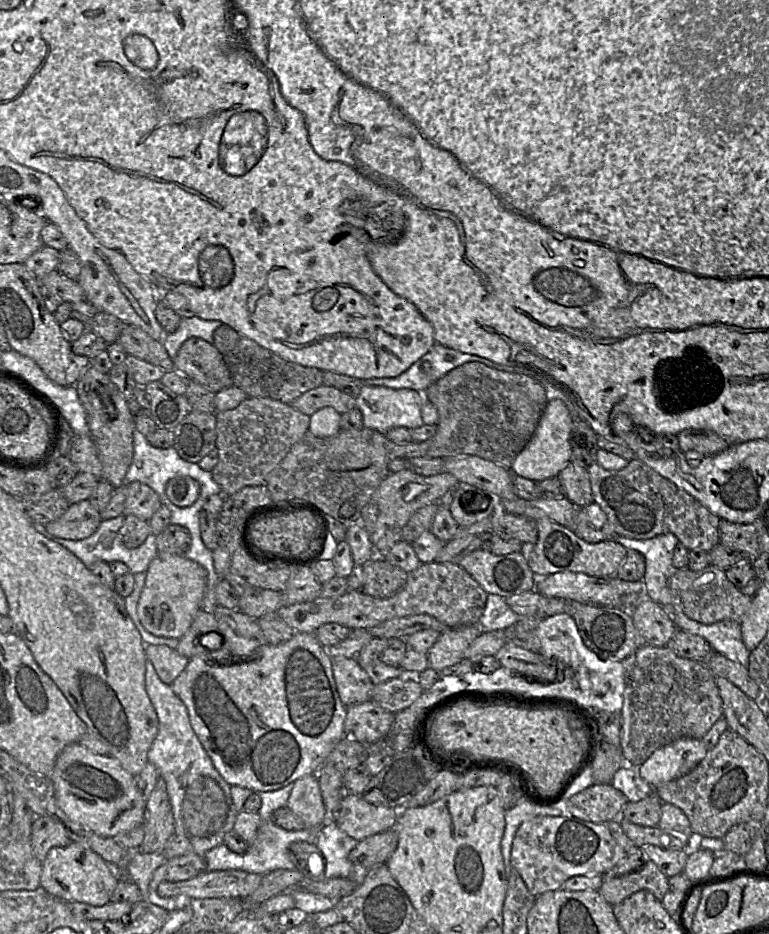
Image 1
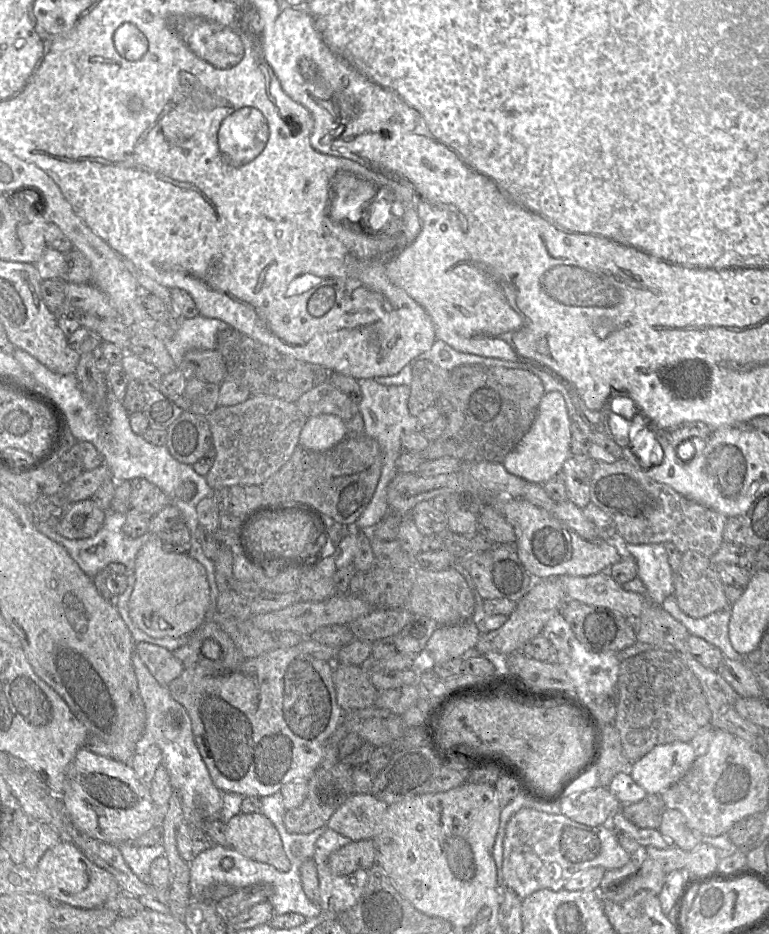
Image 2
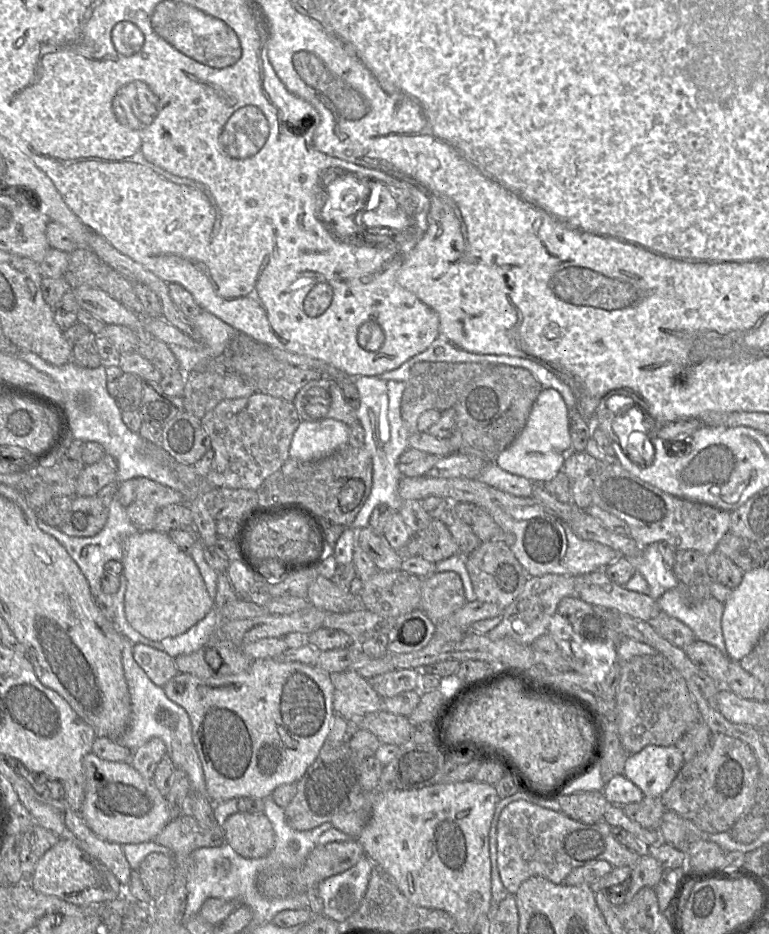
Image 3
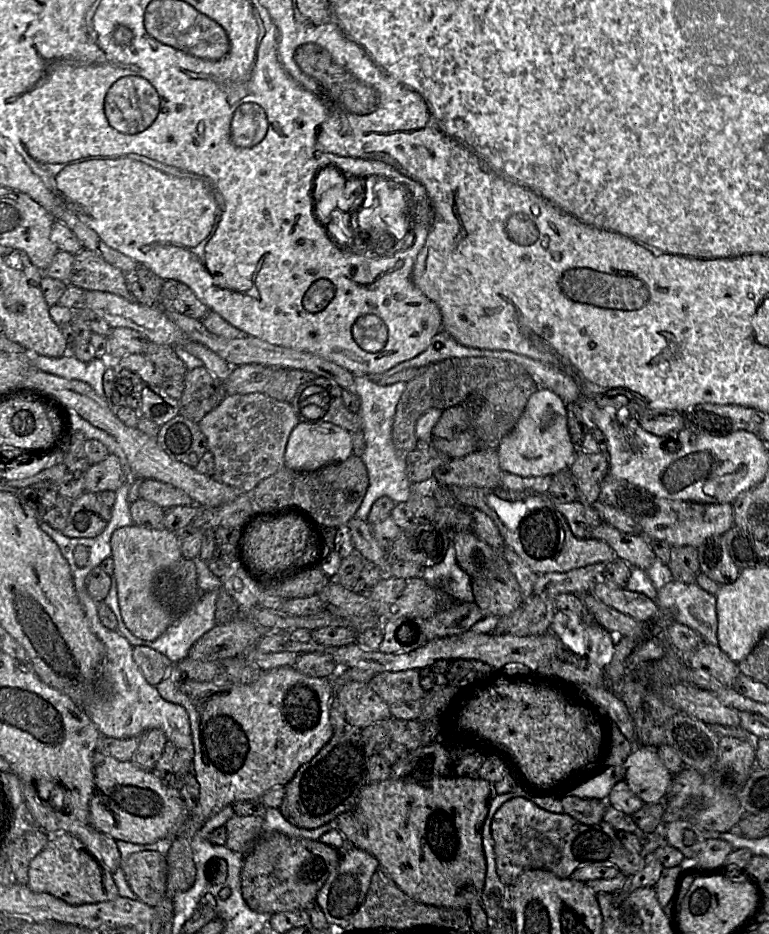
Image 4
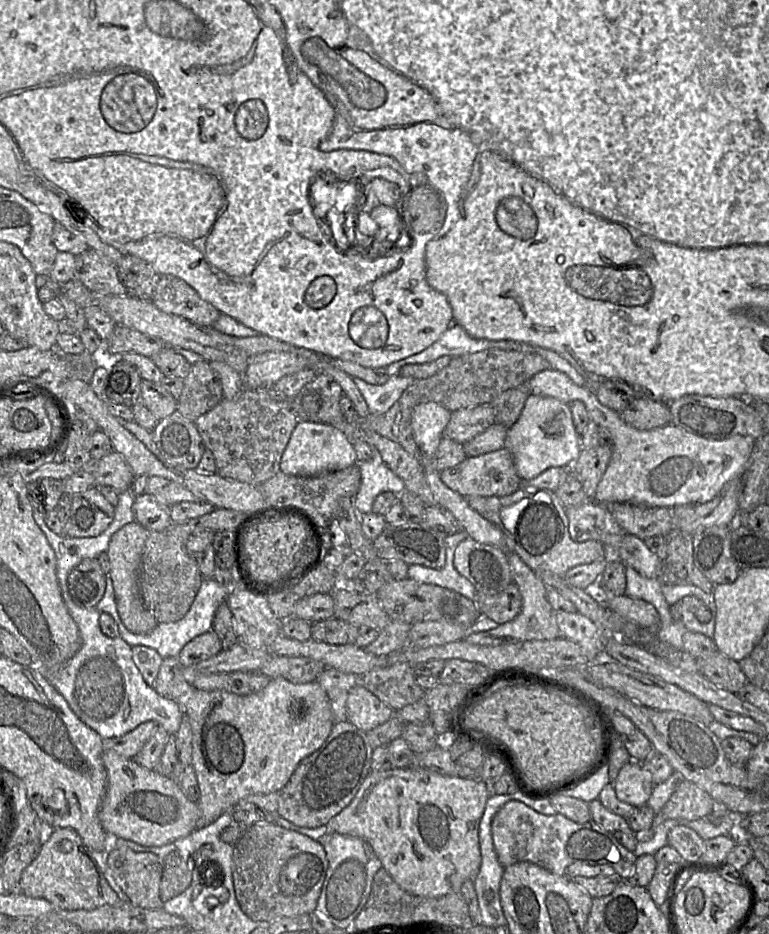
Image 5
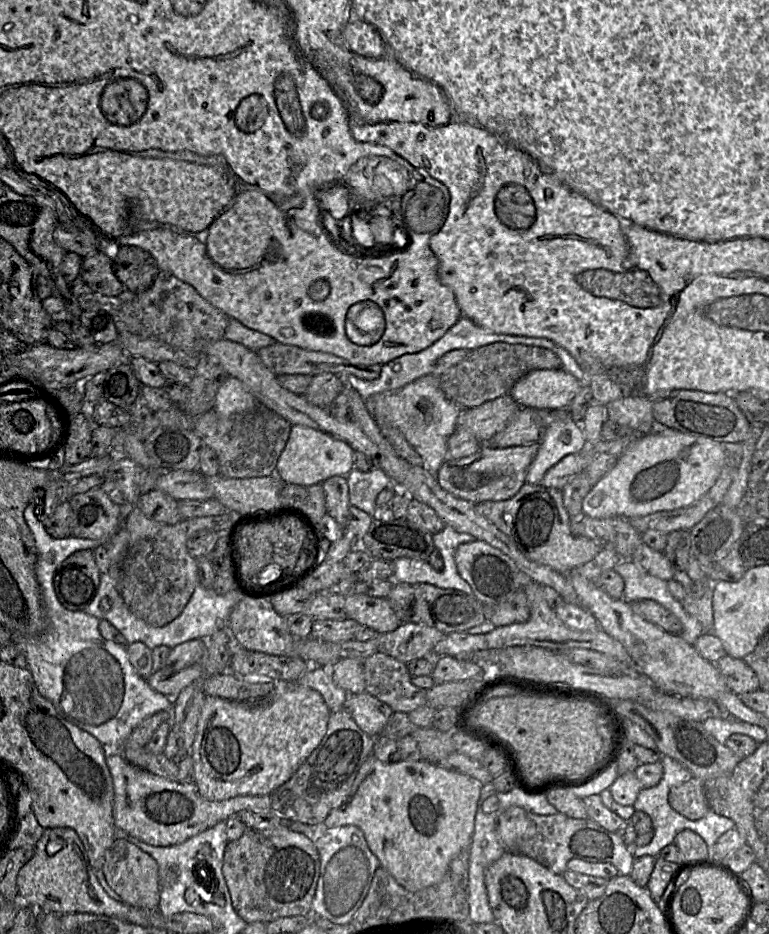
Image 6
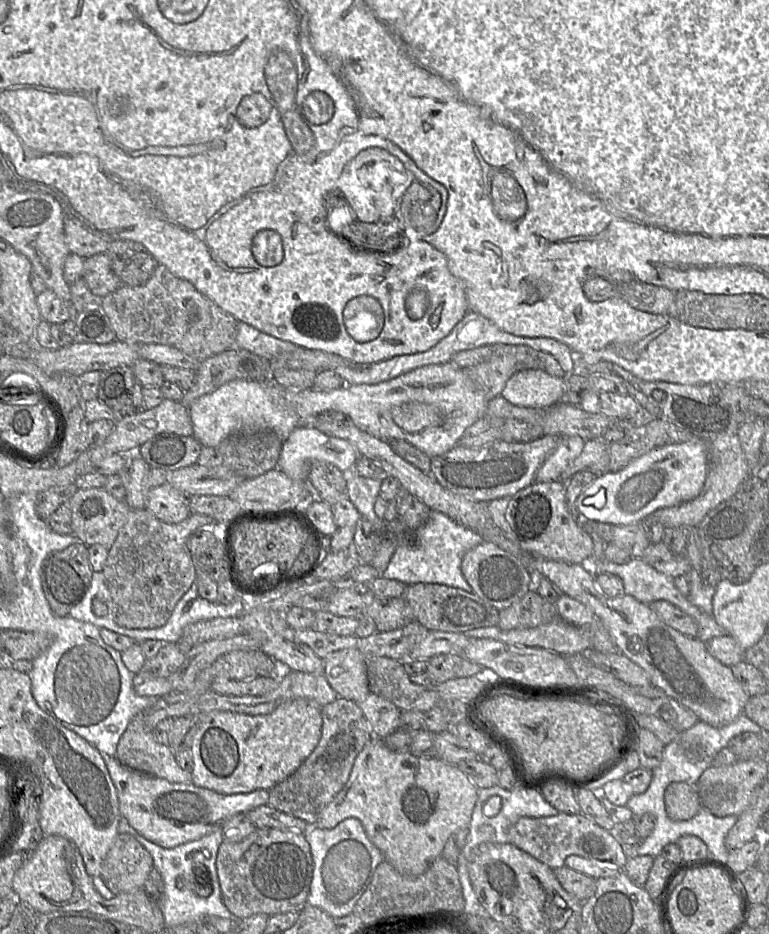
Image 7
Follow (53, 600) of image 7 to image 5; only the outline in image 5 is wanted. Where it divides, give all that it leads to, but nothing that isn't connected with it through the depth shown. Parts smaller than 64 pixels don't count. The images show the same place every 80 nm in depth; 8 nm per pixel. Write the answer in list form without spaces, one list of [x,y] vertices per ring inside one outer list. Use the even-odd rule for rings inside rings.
[[[83,559],[73,567],[66,579],[66,586],[60,587],[64,602],[72,601],[81,608],[95,607],[102,599],[106,588],[106,575],[103,573],[96,559]]]

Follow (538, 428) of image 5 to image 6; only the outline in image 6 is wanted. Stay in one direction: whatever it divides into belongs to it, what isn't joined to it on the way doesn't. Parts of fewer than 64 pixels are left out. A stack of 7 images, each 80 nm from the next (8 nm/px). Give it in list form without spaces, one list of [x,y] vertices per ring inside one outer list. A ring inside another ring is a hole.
[[[553,411],[557,411],[556,417],[545,427],[538,441],[537,455],[527,470],[527,484],[540,484],[547,471],[564,457],[581,453],[587,447],[581,423],[576,422],[569,411]]]

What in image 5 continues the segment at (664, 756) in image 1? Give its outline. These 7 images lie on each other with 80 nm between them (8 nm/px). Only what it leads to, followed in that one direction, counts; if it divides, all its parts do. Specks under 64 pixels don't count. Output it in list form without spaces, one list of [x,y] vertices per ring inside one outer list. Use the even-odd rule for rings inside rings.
[[[632,758],[630,762],[626,763],[621,768],[617,778],[611,784],[613,785],[617,798],[620,801],[628,803],[634,807],[647,805],[654,788],[651,774],[644,769],[641,762],[632,761]]]

